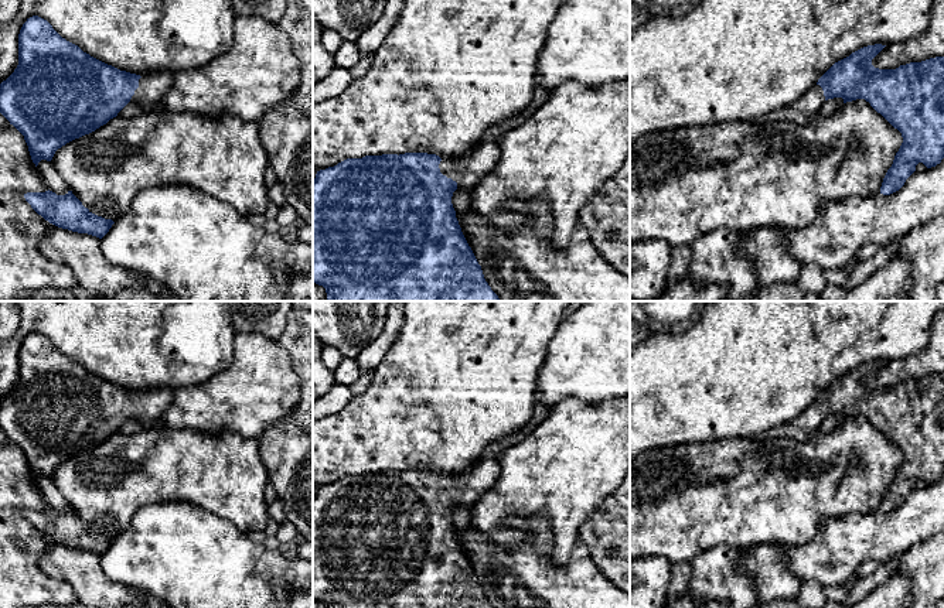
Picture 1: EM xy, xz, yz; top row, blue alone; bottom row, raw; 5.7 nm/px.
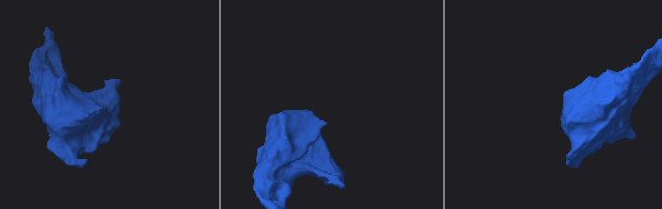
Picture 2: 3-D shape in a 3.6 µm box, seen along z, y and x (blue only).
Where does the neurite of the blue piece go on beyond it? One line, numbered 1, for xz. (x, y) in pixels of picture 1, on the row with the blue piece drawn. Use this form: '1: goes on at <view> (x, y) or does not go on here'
1: goes on at xz (469, 170)

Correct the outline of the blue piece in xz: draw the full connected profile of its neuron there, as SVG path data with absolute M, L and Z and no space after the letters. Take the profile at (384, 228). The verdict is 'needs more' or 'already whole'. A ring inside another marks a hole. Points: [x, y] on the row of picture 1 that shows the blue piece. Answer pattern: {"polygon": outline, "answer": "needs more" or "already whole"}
{"polygon": "M538 82L532 102L518 115L494 124L478 147L466 156L440 158L427 153L347 158L320 170L313 180L313 281L323 286L328 301L500 301L484 279L451 204L460 185L473 189L498 163L498 140L521 124L549 98Z", "answer": "needs more"}

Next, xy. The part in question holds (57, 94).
{"polygon": "M33 16L18 34L18 65L0 83L0 113L24 136L37 167L41 160L51 161L67 143L106 124L127 103L137 103L150 113L173 82L171 71L140 76L108 65L62 38L47 20Z", "answer": "needs more"}

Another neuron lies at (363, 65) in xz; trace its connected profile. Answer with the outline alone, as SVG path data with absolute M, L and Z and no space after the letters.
M375 54L361 58L354 66L350 68L354 78L358 78L367 74L367 71L369 69L374 61L374 55Z

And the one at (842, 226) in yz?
M944 158L936 167L914 171L904 185L890 195L875 194L869 198L849 195L824 202L812 225L787 228L784 242L800 264L814 263L827 271L845 267L866 243L879 247L938 219L944 219Z

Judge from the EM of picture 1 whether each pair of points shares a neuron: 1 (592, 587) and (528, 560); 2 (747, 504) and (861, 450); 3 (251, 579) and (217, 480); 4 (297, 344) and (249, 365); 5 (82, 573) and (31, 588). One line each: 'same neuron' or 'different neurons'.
1: same neuron
2: same neuron
3: different neurons
4: different neurons
5: different neurons

